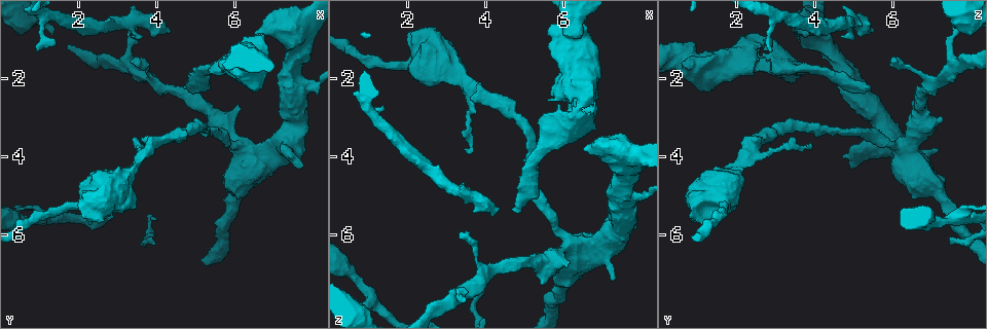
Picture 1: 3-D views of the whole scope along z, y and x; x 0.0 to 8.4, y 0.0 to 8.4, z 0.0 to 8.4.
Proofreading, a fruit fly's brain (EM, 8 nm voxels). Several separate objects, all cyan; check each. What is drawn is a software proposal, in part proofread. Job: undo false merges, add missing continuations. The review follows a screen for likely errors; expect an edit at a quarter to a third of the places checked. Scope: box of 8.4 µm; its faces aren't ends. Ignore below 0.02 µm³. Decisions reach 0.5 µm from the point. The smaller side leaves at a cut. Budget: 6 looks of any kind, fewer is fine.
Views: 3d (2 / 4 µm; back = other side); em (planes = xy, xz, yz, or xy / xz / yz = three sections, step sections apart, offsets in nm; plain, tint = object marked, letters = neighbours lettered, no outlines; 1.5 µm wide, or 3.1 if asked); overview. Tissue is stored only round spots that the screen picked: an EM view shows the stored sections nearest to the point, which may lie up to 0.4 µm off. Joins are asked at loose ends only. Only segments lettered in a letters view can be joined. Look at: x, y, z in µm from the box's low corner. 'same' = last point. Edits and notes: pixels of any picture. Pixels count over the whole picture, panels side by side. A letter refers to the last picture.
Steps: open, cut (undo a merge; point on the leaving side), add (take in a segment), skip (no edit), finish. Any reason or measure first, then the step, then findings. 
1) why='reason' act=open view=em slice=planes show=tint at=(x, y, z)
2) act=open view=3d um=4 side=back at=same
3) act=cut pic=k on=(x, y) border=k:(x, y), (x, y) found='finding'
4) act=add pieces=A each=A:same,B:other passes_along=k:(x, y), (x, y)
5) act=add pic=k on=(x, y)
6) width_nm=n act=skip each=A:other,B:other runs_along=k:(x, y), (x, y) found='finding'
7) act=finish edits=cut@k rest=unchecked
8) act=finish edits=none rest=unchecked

why='calibre changes' act=open view=em slice=planes show=tint at=(1.05, 5.65, 7.65)

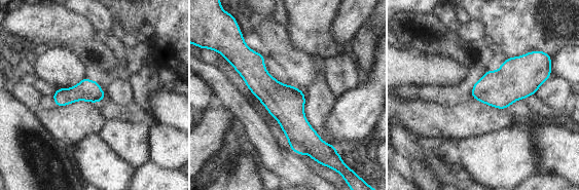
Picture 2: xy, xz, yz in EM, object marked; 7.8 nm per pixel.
why='see the neighbours' act=open view=em slice=planes show=letters at=same

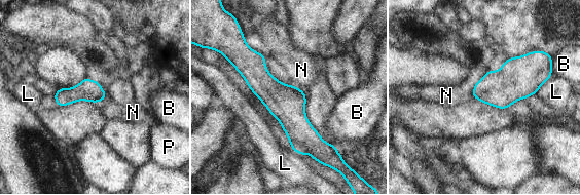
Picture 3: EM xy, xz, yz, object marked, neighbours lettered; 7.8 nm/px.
act=skip each=B:other,L:other,N:other,P:other runs_along=3:(257, 73), (296, 126), (335, 165) found='all the same neuron'

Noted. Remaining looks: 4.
why='an open end' act=open view=em slice=xy step=8 show=letters at=(4.75, 2.25, 5.40)

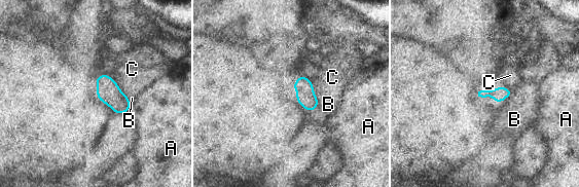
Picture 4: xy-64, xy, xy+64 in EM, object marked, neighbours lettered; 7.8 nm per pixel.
act=skip each=A:other,B:other,C:other border=4:(299, 75), (311, 81), (315, 95) found='none of them fits'

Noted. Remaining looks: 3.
why='thick end' act=open view=em slice=xy step=8 show=letters at=(5.60, 1.60, 0.75)

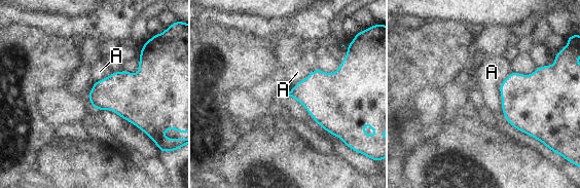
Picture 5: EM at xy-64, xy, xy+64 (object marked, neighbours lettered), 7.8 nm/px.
act=open view=em slice=planes show=letters at=same

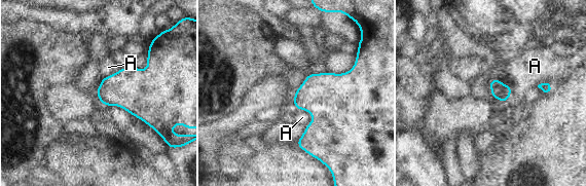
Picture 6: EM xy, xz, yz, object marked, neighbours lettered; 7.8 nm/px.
longest_contact=A:180nm act=skip each=A:other border=6:(294, 108), (306, 110), (313, 120) found='no lettered segment goes on from it'

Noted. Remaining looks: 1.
act=finish edits=none rest=unchecked

